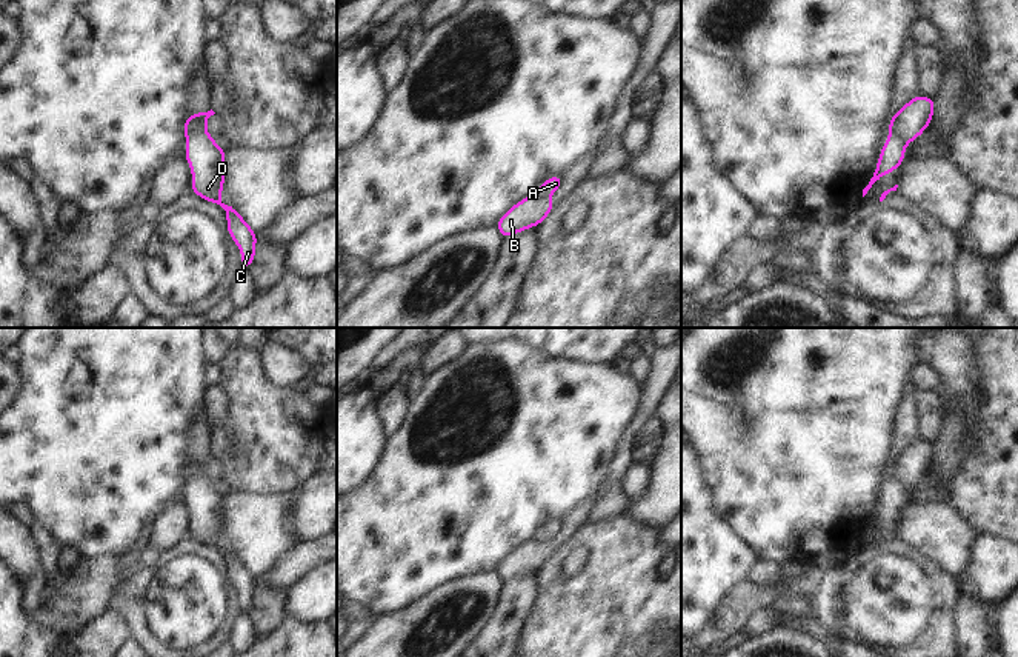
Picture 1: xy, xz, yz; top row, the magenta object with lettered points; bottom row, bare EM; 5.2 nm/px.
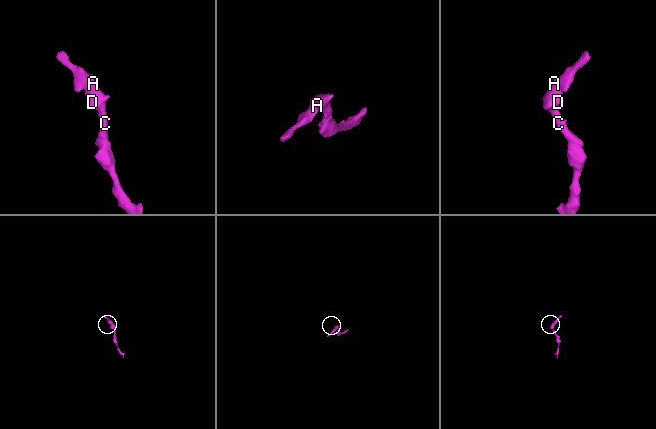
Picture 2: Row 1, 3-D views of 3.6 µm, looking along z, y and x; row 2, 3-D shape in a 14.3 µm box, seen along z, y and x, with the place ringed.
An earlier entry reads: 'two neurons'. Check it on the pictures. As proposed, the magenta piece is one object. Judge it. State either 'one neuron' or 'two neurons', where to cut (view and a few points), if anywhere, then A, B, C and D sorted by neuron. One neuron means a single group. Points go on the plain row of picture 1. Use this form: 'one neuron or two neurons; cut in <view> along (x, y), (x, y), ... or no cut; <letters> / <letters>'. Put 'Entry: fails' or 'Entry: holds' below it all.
two neurons; cut in yz along (892, 462), (894, 477), (906, 488); A C D / B
Entry: holds

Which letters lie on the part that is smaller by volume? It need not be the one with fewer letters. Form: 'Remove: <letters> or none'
Remove: B

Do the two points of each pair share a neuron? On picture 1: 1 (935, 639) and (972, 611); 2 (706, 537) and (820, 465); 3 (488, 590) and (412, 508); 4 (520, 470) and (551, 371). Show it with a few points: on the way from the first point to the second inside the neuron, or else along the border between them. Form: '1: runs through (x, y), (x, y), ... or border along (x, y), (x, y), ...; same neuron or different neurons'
1: border along (961, 591), (955, 613), (954, 640); different neurons
2: border along (709, 493), (714, 513), (751, 551); different neurons
3: border along (495, 570), (462, 576), (439, 588); different neurons
4: runs through (520, 445), (551, 413), (551, 396); same neuron

